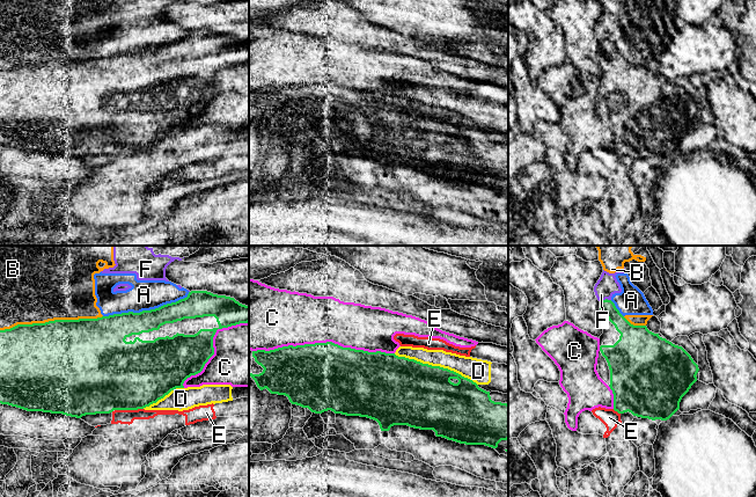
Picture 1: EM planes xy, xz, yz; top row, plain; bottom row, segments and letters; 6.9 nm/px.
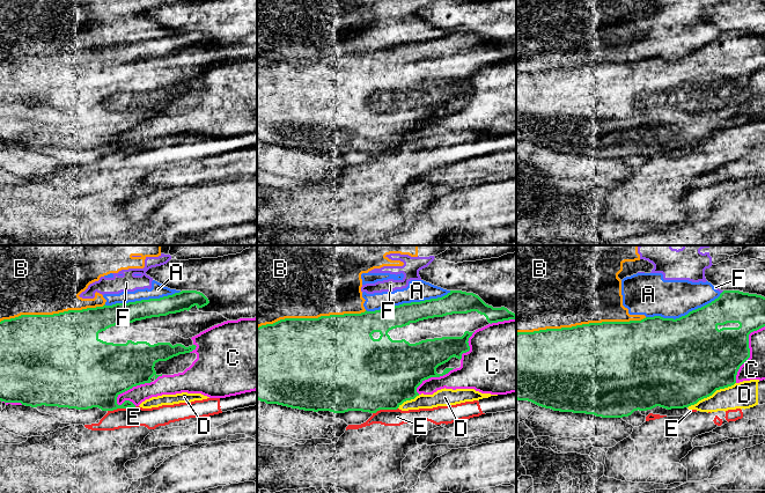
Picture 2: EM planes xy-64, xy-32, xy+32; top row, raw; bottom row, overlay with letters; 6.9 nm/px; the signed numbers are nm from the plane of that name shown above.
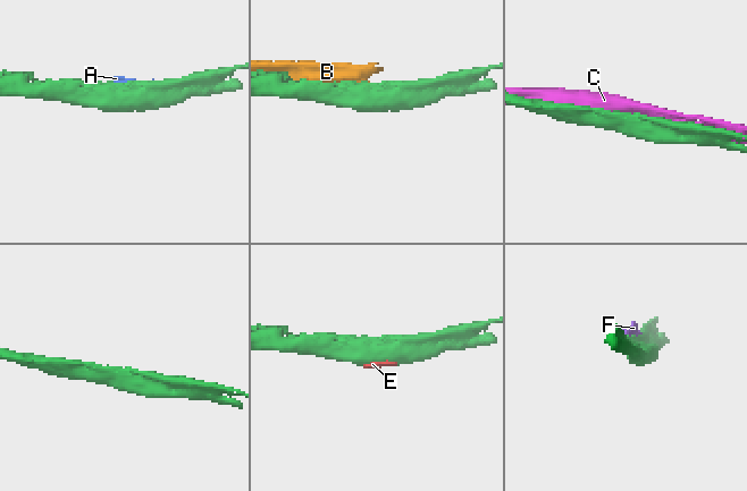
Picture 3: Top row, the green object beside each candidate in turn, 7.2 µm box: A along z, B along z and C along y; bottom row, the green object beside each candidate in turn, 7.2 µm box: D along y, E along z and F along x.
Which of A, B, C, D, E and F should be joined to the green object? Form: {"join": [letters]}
{"join": []}

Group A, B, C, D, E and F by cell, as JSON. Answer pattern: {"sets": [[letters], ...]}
{"sets": [["A", "B", "F"], ["C"], ["D", "E"]]}

